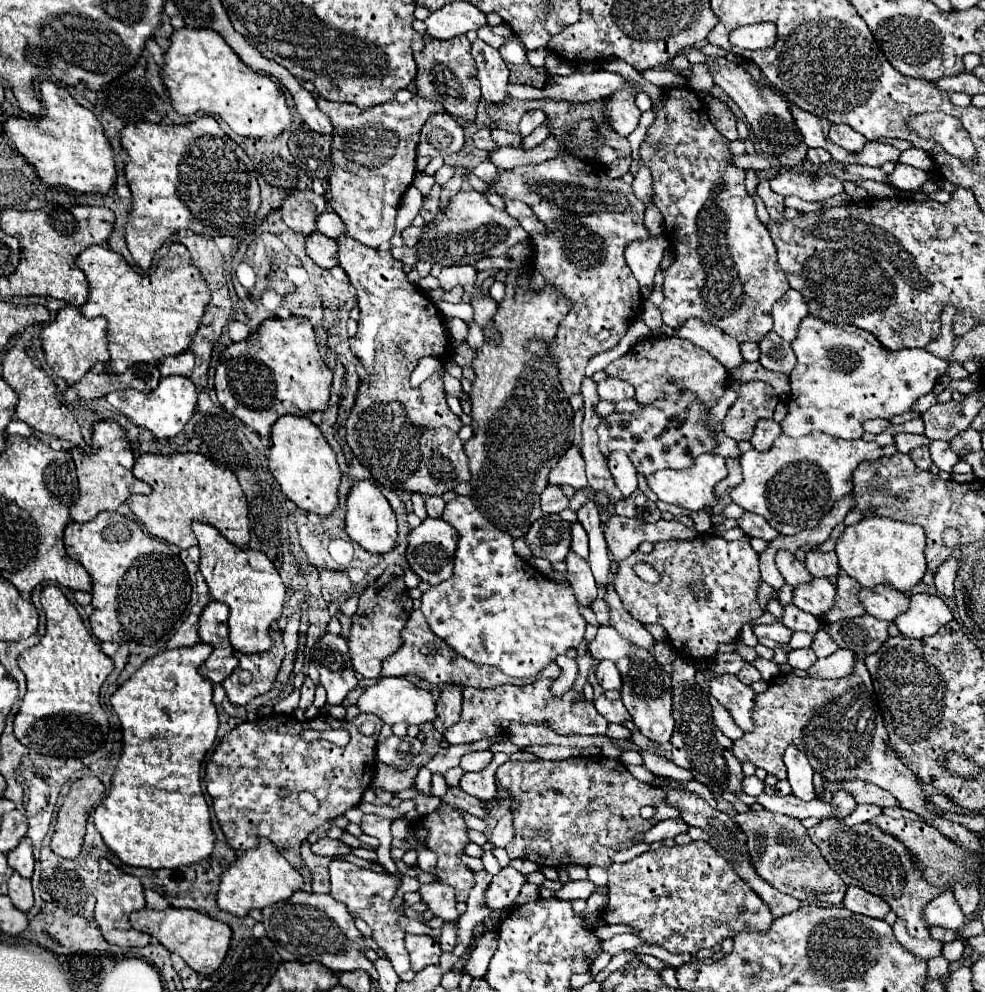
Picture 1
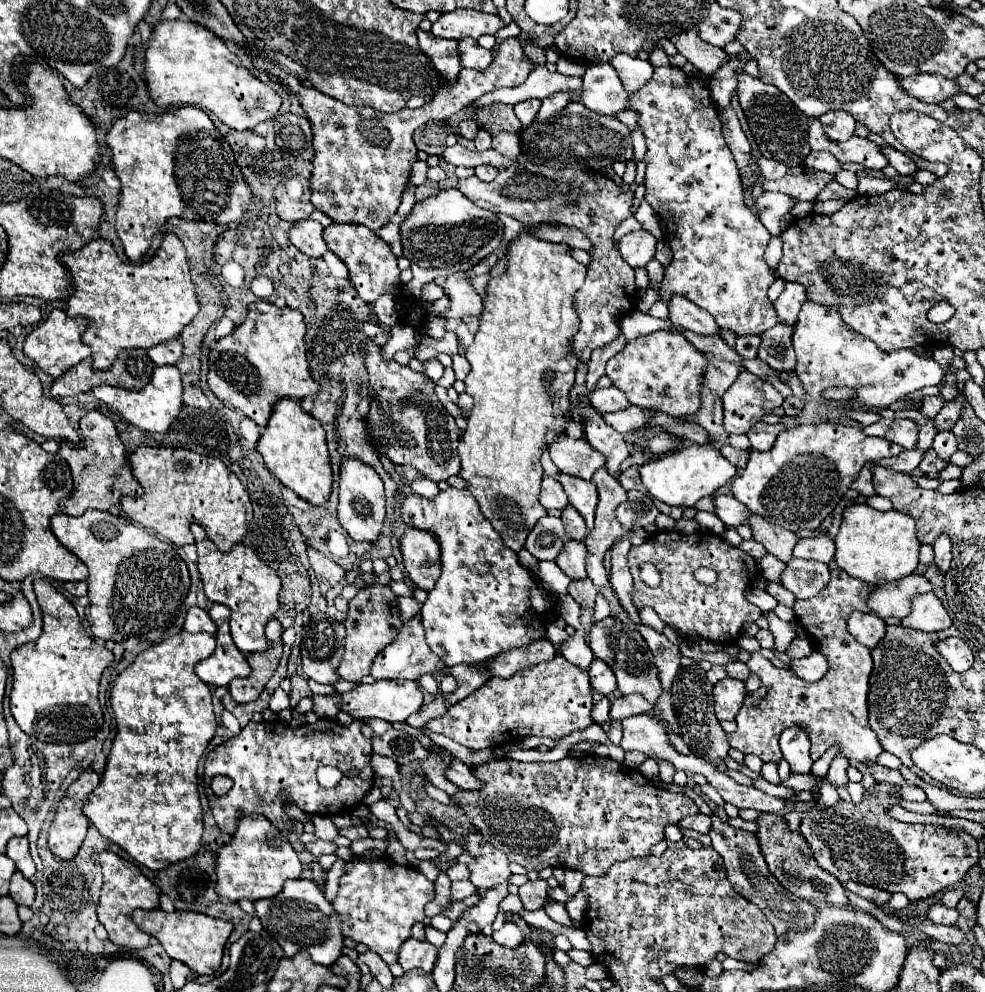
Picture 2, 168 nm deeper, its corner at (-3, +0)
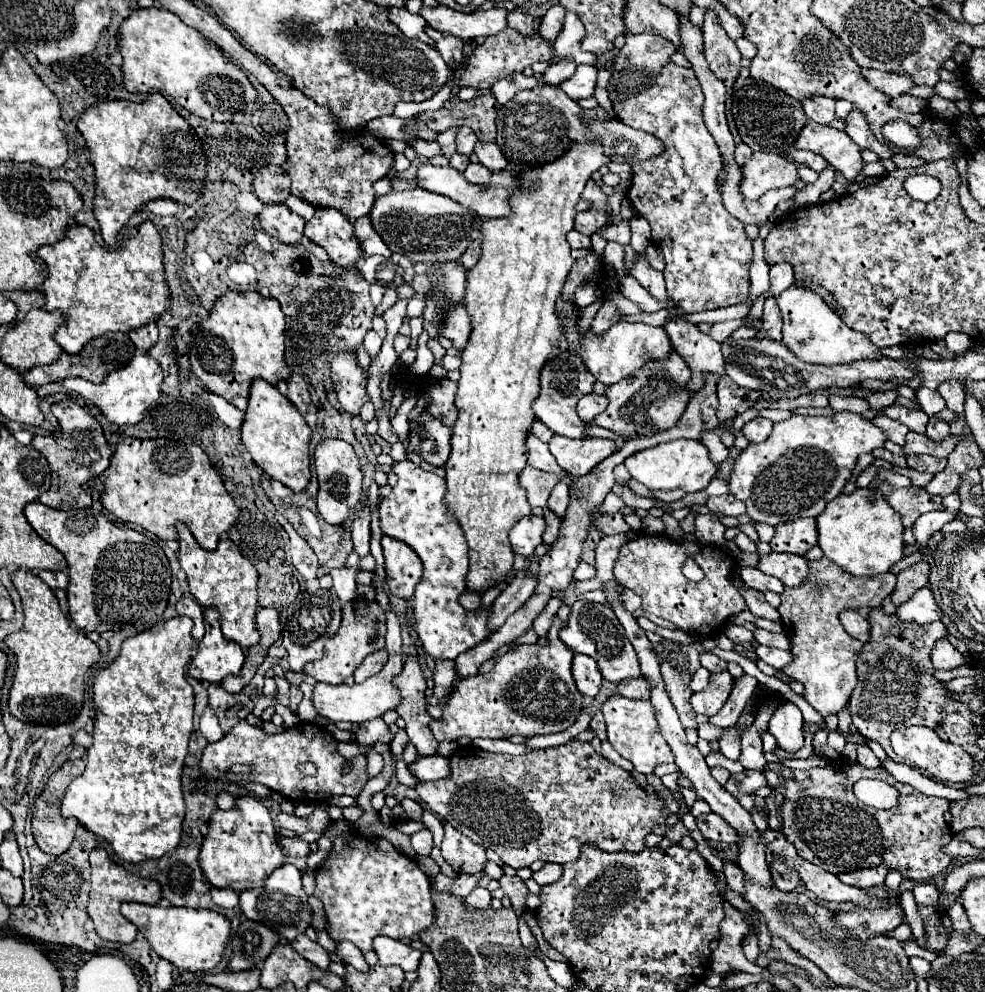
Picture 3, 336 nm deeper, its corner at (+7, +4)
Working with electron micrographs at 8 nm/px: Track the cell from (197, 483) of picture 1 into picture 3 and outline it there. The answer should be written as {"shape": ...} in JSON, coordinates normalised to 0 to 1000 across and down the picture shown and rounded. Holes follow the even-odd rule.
{"shape":[[[127,442],[119,450],[111,472],[101,480],[101,486],[105,488],[101,504],[107,514],[111,514],[123,526],[143,530],[145,534],[157,538],[161,544],[178,544],[178,524],[184,524],[194,534],[206,554],[218,554],[222,538],[230,536],[243,520],[243,514],[232,496],[228,494],[224,480],[218,476],[212,460],[200,448],[176,448],[170,442]]]}

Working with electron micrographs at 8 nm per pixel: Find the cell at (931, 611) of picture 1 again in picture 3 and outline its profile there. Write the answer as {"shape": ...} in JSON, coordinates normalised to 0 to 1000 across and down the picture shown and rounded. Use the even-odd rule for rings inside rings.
{"shape":[[[941,591],[931,595],[919,609],[911,613],[911,617],[913,617],[913,623],[921,627],[931,627],[931,629],[943,629],[957,623],[957,617],[949,609],[947,597]]]}

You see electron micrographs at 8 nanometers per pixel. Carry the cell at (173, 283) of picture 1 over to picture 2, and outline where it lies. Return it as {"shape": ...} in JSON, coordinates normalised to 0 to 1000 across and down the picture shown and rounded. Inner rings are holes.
{"shape":[[[168,236],[168,242],[163,250],[159,252],[159,256],[145,266],[127,266],[119,258],[115,246],[105,240],[92,242],[78,254],[64,256],[64,266],[70,270],[74,278],[74,288],[76,288],[74,298],[68,302],[68,317],[86,319],[90,323],[84,343],[94,353],[94,371],[98,373],[113,371],[113,367],[125,353],[133,353],[133,351],[149,353],[159,347],[178,343],[202,315],[202,302],[200,302],[198,286],[194,282],[188,248],[178,236]]]}

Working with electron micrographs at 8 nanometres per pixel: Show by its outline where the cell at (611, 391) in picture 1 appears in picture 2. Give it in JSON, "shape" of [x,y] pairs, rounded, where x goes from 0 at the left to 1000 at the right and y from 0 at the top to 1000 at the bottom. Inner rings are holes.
{"shape":[[[618,389],[618,391],[604,391],[598,397],[600,407],[610,415],[626,415],[626,413],[635,413],[639,409],[637,399],[626,391],[626,389]]]}

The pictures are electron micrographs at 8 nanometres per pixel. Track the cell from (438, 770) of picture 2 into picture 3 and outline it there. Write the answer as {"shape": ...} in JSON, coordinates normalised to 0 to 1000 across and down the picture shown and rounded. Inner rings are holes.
{"shape":[[[411,661],[409,675],[399,683],[399,692],[407,698],[407,710],[403,712],[403,720],[413,728],[411,736],[415,746],[423,752],[425,762],[442,760],[444,746],[436,736],[438,722],[431,712],[431,681],[423,661]]]}

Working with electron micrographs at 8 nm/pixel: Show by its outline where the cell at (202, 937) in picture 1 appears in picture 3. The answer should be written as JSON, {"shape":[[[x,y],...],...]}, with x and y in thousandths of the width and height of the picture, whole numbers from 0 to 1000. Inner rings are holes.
{"shape":[[[129,909],[123,913],[123,919],[139,933],[139,938],[151,948],[153,956],[165,966],[172,968],[182,978],[190,980],[212,980],[216,978],[226,962],[235,942],[235,931],[226,921],[200,915],[165,915],[151,911]]]}

